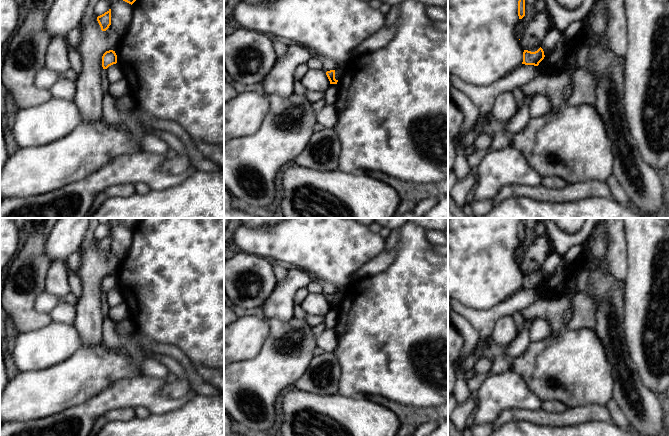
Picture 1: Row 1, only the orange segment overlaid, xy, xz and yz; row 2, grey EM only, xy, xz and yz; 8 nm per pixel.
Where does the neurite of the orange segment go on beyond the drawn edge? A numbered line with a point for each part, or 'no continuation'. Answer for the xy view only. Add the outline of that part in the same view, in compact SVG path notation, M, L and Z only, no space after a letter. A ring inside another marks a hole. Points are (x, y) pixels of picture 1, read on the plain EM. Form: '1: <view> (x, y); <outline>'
no continuation

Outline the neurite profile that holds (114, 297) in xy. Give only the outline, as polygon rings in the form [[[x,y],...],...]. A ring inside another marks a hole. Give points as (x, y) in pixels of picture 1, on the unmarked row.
[[[117,287],[109,290],[106,293],[106,296],[110,307],[114,307],[124,302],[124,297]]]

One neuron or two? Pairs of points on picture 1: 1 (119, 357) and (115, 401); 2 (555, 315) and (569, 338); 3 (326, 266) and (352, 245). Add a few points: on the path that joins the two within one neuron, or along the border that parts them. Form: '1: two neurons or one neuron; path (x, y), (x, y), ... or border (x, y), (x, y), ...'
1: two neurons; border (140, 374), (117, 380), (97, 393)
2: two neurons; border (590, 328), (567, 330)
3: one neuron; path (332, 260), (346, 246)

